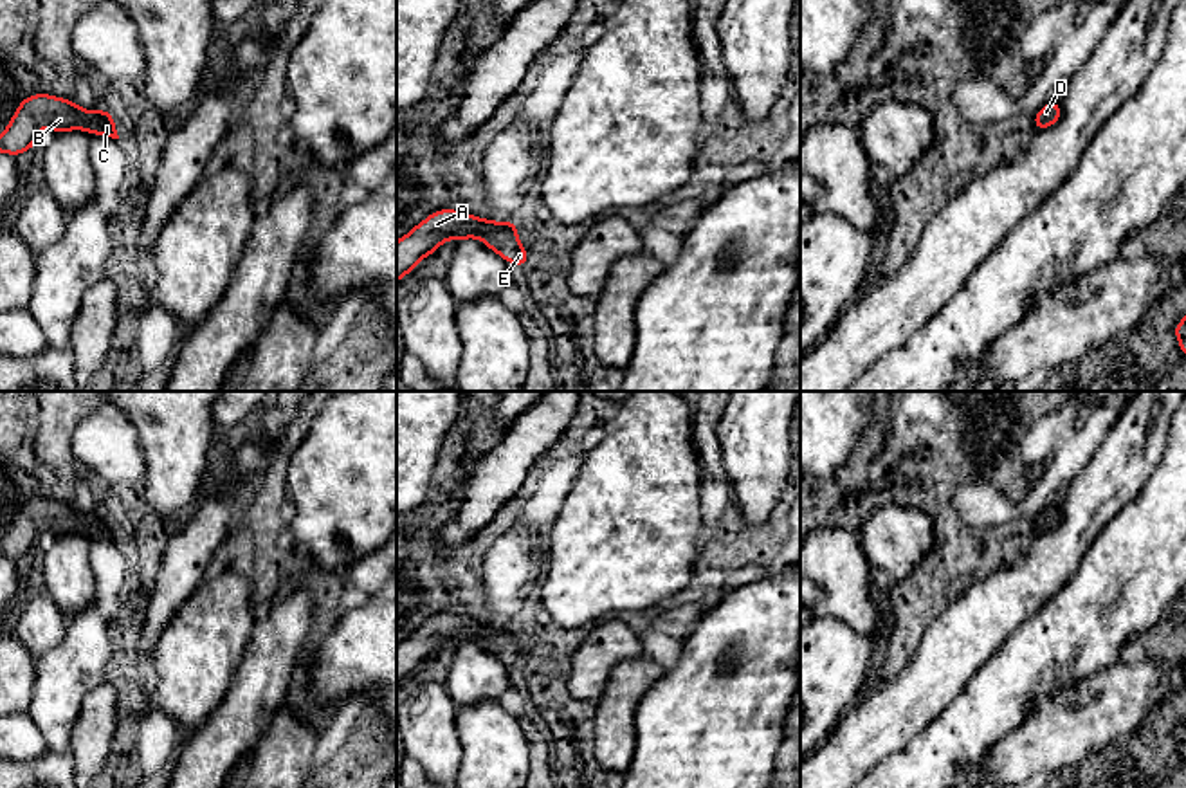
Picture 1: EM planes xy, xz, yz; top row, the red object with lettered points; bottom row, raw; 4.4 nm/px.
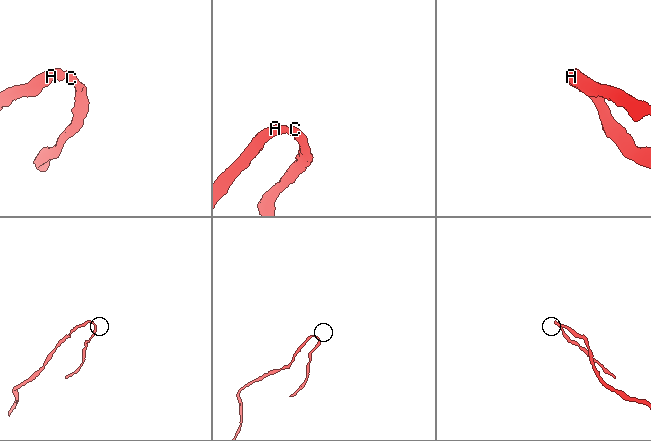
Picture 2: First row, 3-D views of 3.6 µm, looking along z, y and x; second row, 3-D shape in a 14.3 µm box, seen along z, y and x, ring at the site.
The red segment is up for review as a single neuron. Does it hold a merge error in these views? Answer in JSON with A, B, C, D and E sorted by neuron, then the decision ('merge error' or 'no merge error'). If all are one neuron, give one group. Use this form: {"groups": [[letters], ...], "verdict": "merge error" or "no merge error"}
{"groups": [["A", "B", "C", "D", "E"]], "verdict": "no merge error"}

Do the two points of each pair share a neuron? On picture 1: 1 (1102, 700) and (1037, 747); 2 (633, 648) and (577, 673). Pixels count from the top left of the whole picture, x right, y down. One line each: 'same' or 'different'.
1: same
2: same

